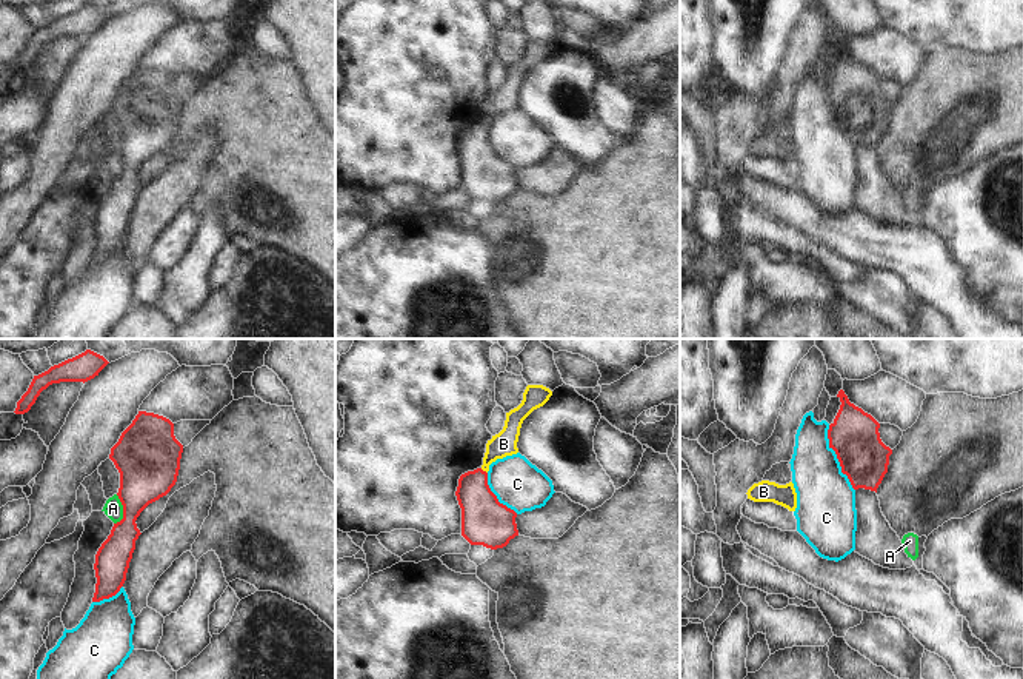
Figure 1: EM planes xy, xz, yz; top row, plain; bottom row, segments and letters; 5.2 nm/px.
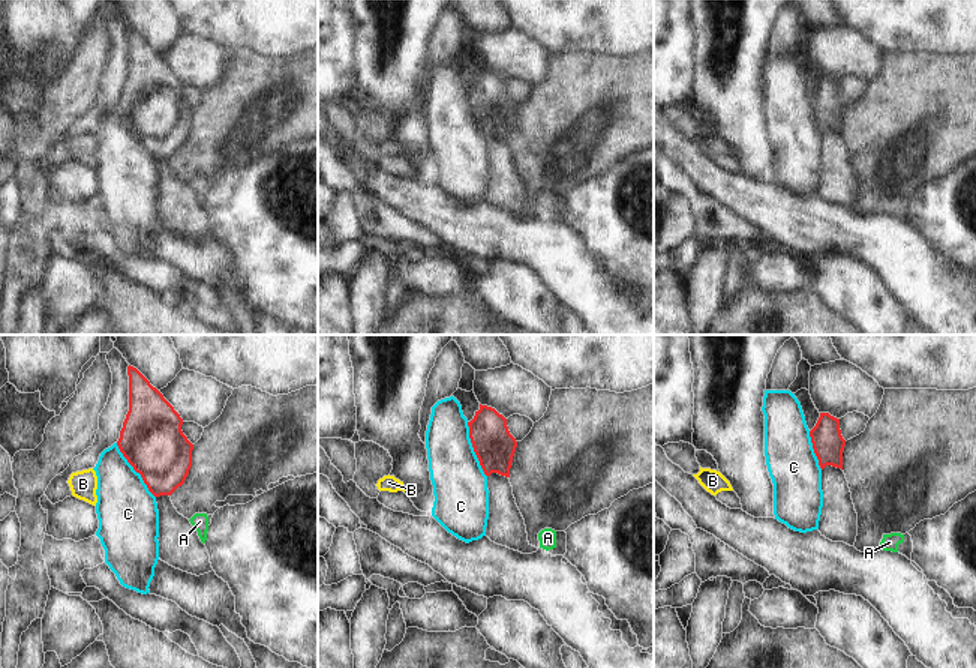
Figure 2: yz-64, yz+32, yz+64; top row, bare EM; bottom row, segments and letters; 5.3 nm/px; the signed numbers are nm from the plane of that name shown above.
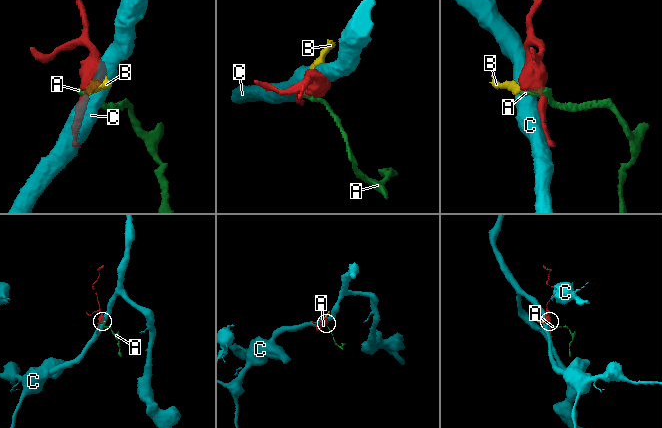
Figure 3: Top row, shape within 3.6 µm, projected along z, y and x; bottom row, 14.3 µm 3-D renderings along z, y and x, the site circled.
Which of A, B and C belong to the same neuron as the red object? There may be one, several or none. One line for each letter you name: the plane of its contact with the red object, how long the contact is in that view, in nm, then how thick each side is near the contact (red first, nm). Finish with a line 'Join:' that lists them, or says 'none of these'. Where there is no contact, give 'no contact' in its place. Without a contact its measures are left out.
Join: none of these

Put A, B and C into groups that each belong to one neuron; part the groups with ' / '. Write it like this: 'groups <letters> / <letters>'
groups A B / C

